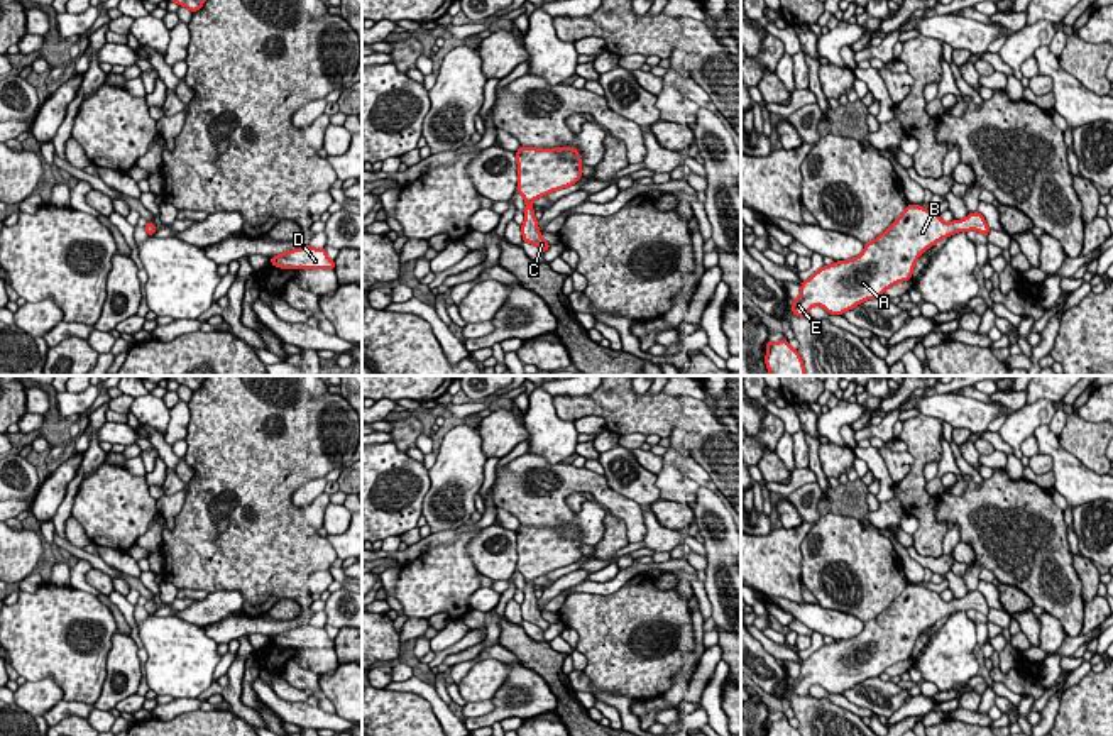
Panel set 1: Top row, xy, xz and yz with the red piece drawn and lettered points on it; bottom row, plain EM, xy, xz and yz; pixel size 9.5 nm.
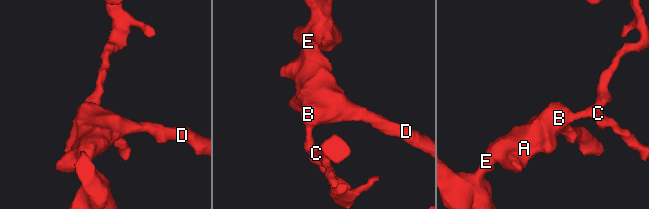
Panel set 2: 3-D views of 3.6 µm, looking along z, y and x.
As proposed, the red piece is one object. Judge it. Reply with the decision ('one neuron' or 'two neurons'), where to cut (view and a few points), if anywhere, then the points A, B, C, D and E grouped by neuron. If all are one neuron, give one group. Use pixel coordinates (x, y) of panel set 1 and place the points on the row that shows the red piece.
one neuron; cut none; groups A B C D E

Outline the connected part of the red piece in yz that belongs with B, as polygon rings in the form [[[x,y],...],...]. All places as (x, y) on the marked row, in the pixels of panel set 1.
[[[907,205],[903,213],[883,233],[864,244],[858,257],[824,266],[803,281],[800,284],[800,296],[792,301],[792,313],[809,316],[812,306],[822,306],[827,313],[841,316],[866,299],[880,298],[888,288],[912,279],[915,262],[922,252],[946,237],[969,230],[988,237],[990,227],[979,211],[969,213],[962,220],[946,223],[940,215],[924,206]]]

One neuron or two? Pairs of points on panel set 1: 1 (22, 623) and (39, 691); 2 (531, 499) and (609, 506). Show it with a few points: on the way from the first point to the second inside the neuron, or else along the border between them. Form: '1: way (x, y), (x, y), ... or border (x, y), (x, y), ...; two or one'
1: border (27, 681), (49, 677), (61, 691), (63, 699); two
2: way (550, 510), (567, 518), (591, 516); one

